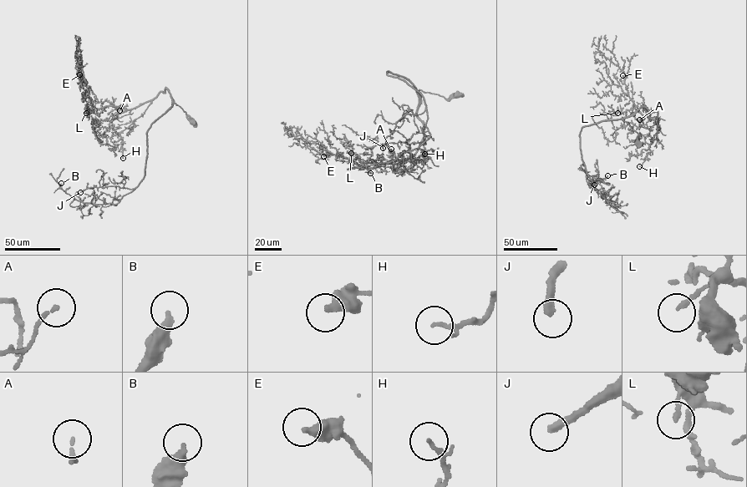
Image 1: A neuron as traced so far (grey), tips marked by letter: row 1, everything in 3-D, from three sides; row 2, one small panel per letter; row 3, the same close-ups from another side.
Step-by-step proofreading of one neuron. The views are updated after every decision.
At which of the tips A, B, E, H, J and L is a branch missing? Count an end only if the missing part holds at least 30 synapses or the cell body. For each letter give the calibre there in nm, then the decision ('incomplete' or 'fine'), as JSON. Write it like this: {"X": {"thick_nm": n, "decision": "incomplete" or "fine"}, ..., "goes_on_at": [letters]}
{"A": {"thick_nm": 130, "decision": "fine"}, "B": {"thick_nm": 360, "decision": "fine"}, "E": {"thick_nm": 480, "decision": "fine"}, "H": {"thick_nm": 110, "decision": "incomplete"}, "J": {"thick_nm": 300, "decision": "incomplete"}, "L": {"thick_nm": 170, "decision": "fine"}, "goes_on_at": ["H", "J"]}

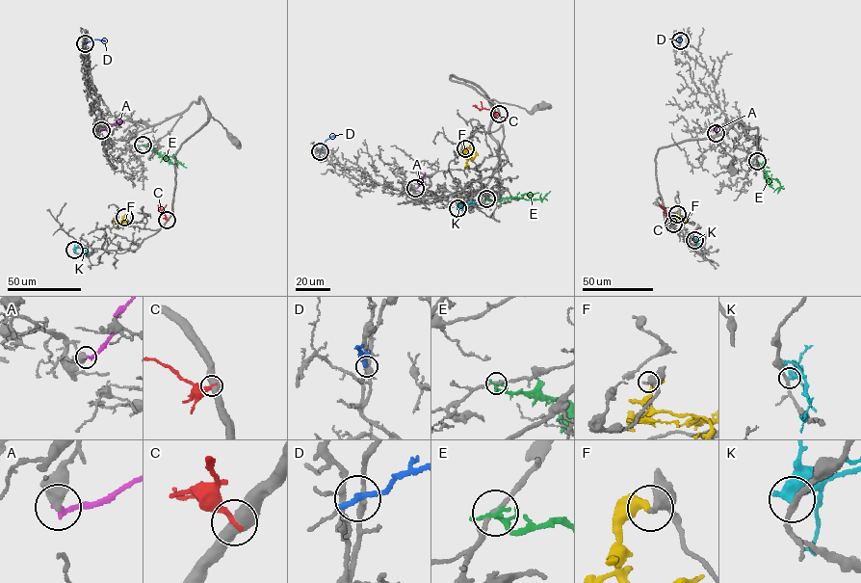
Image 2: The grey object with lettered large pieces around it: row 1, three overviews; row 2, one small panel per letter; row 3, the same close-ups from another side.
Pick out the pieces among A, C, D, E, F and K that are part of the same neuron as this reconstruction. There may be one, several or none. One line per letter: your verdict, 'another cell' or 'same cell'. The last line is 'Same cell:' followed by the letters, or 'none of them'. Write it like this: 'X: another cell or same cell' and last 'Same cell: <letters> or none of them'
A: another cell
C: another cell
D: another cell
E: another cell
F: another cell
K: another cell
Same cell: none of them

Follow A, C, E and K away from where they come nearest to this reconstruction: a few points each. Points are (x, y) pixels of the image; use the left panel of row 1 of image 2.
A: (101, 130), (120, 121)
C: (167, 220), (157, 205)
E: (143, 145), (150, 146), (164, 158), (175, 157), (186, 168)
K: (73, 250), (79, 248), (90, 255)

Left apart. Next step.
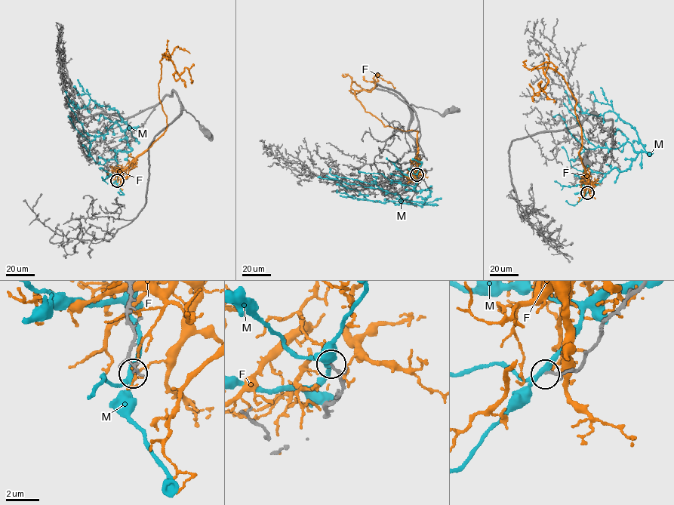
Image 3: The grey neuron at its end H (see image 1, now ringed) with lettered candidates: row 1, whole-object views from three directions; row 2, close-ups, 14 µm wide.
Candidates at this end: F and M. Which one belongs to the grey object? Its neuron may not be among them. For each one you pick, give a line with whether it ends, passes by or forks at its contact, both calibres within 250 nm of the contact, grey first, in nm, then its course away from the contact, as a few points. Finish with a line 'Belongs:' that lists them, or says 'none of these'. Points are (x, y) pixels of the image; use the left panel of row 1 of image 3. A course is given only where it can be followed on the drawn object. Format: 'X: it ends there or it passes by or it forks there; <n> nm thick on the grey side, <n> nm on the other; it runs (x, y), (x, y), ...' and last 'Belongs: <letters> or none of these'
Belongs: none of these

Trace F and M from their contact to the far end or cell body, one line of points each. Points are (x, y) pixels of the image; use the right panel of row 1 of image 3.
F: (589, 192), (579, 152), (577, 100), (562, 76), (543, 68), (548, 81), (539, 87), (554, 102)
M: (587, 192), (612, 169), (628, 169), (644, 150), (636, 130), (617, 115), (577, 112), (565, 90)

